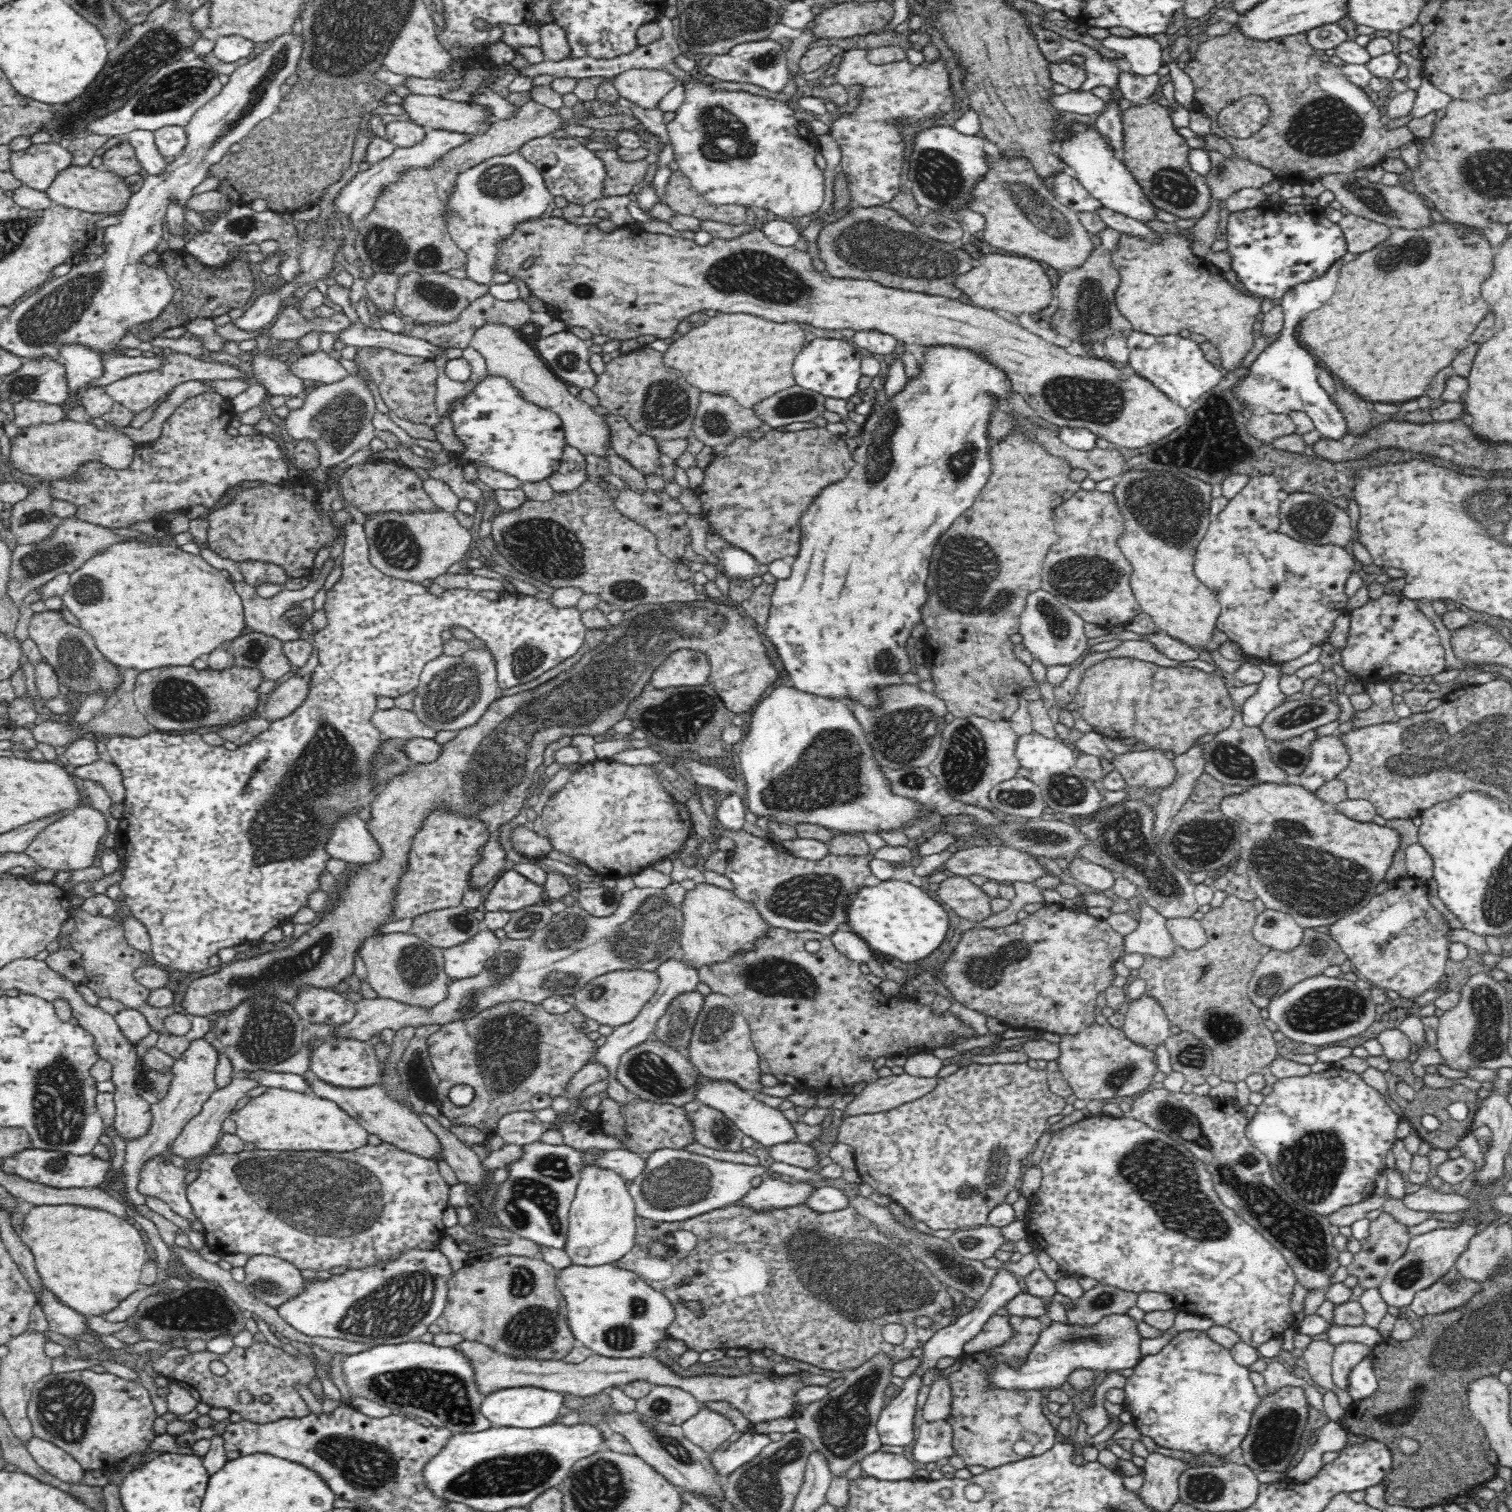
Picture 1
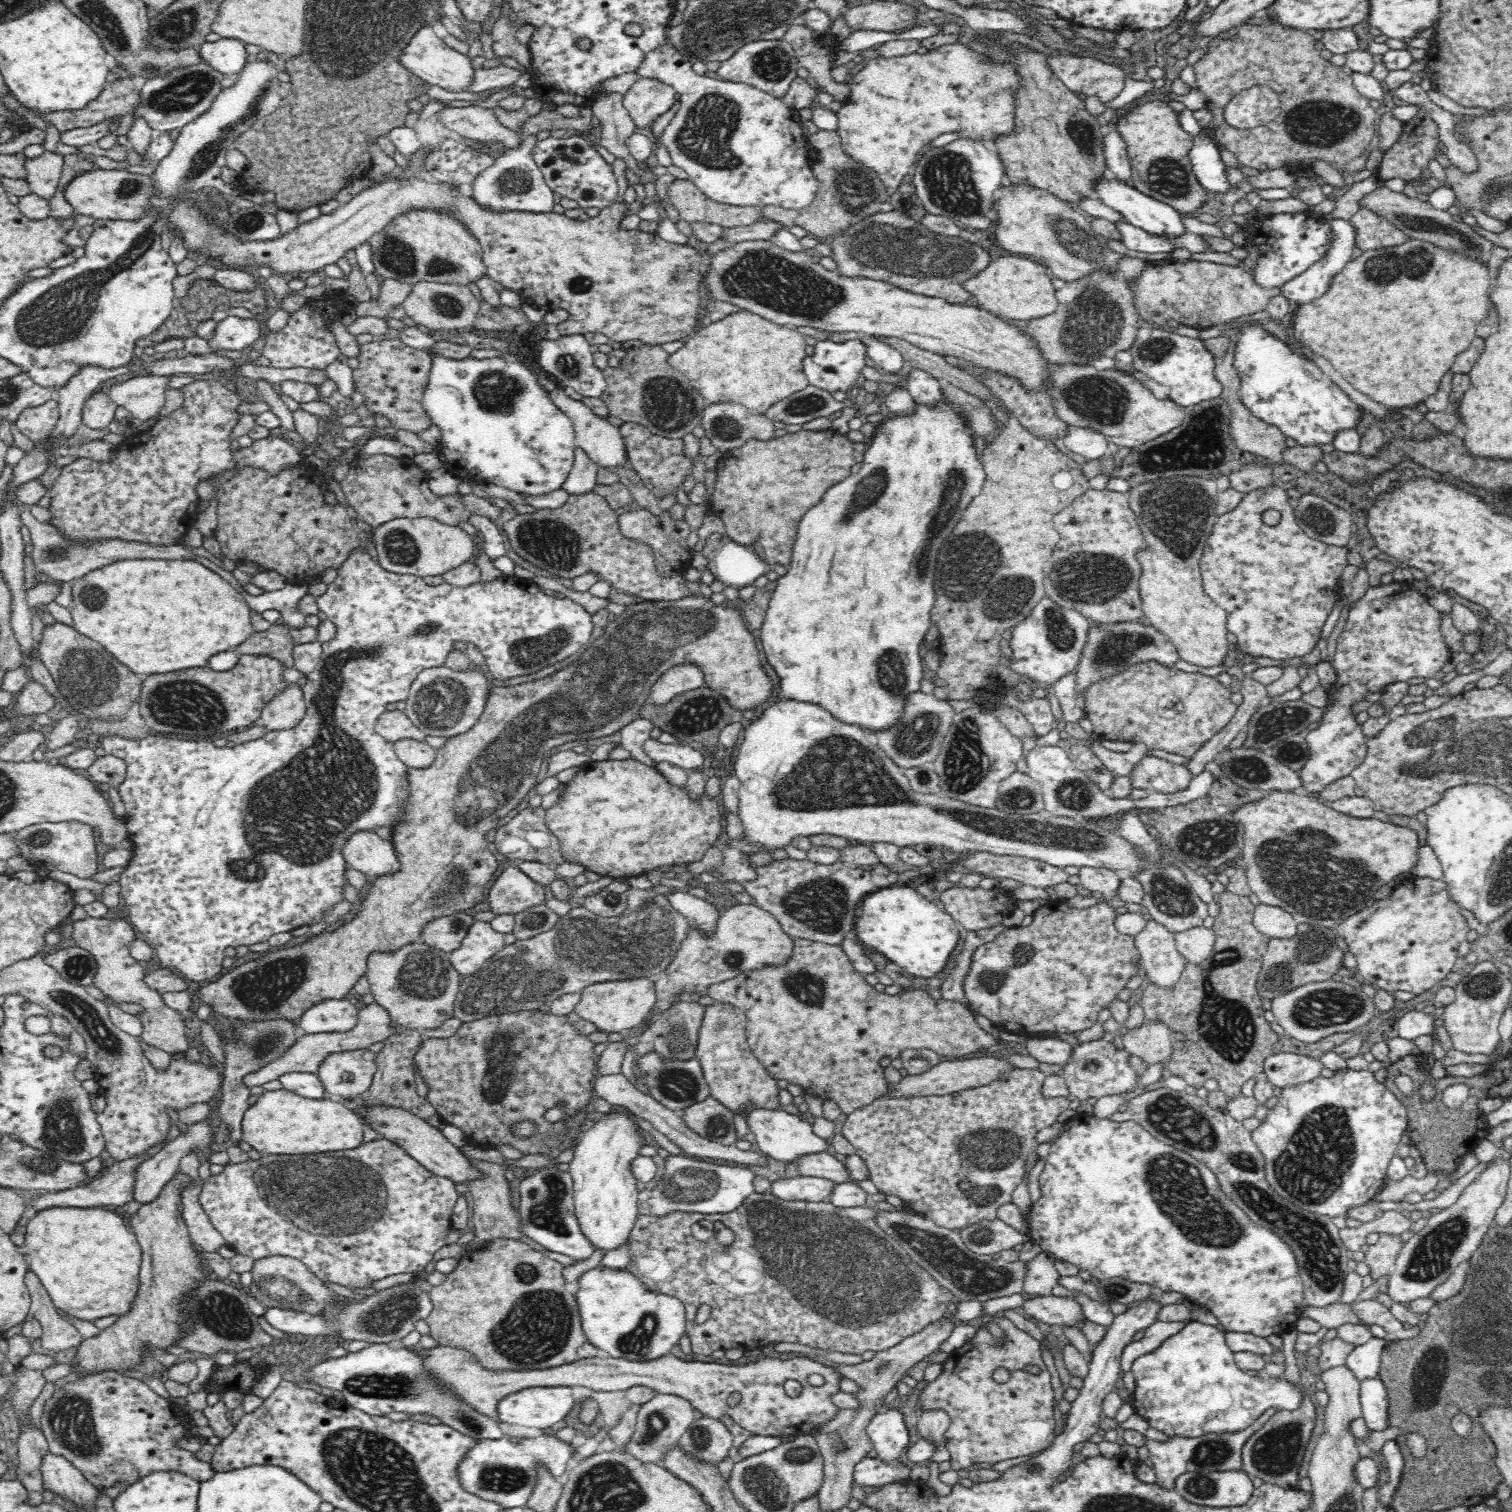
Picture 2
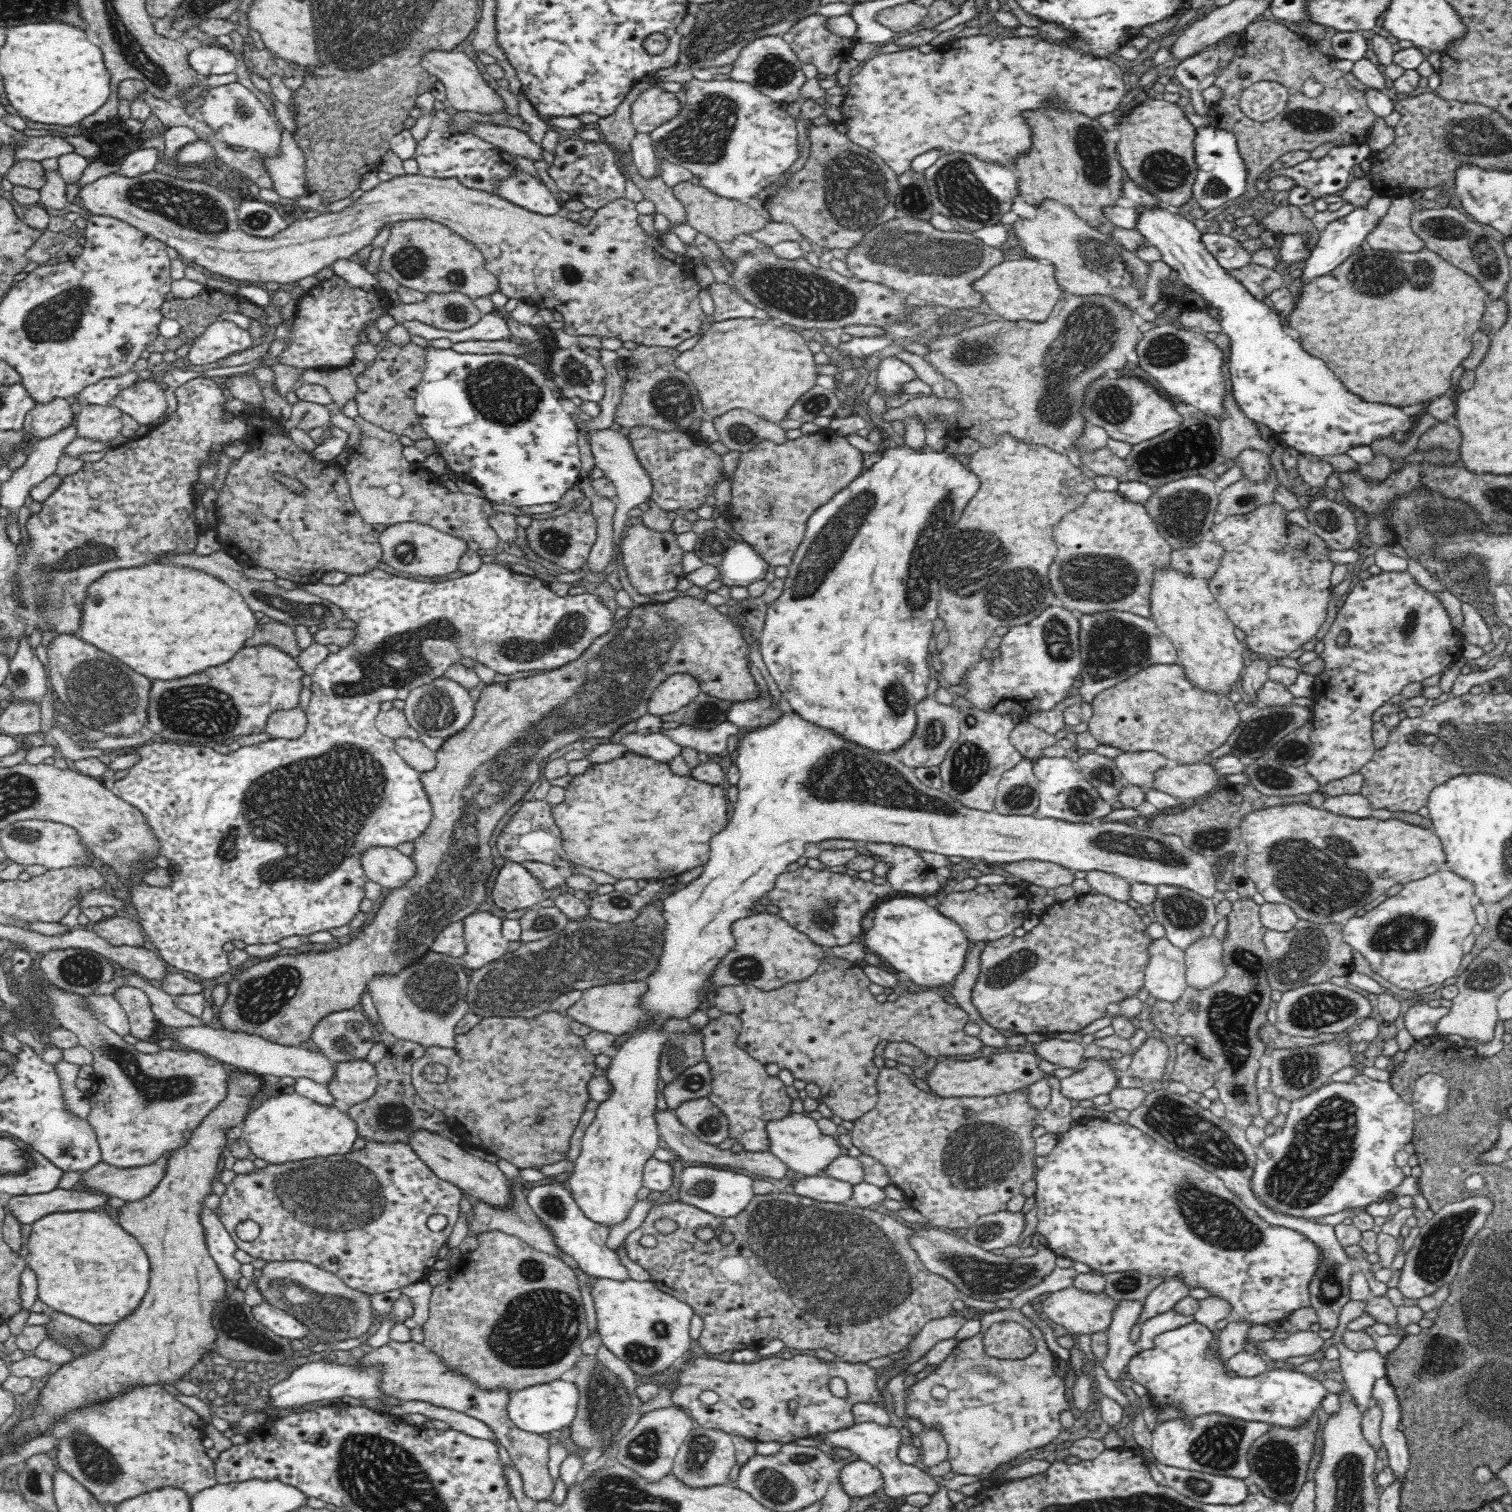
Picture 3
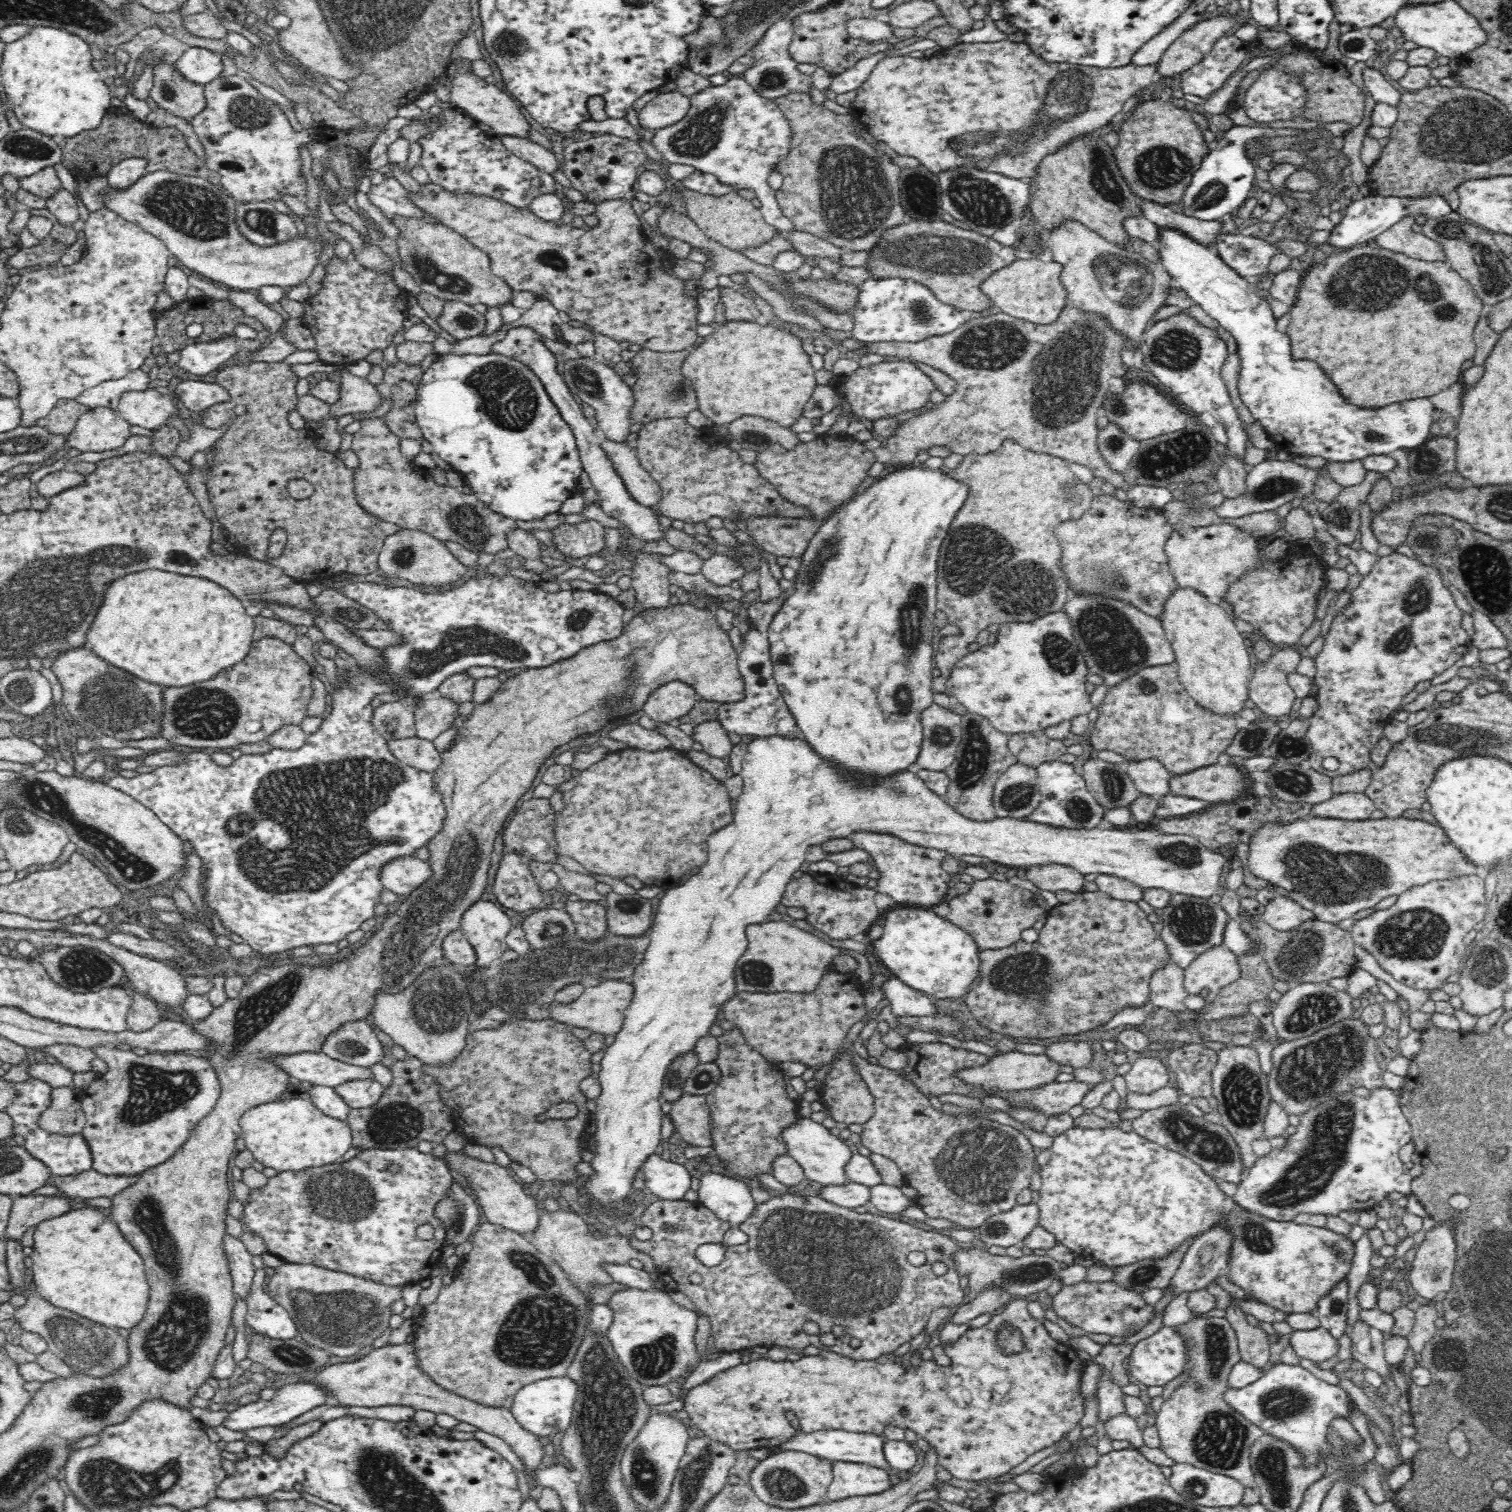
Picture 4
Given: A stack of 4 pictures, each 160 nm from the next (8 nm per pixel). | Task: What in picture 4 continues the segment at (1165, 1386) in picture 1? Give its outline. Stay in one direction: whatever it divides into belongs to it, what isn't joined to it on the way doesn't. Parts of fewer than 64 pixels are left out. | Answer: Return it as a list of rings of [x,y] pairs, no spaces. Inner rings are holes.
[[[1162,1327],[1157,1332],[1137,1342],[1128,1357],[1129,1373],[1135,1382],[1145,1387],[1164,1387],[1180,1375],[1187,1363],[1183,1340],[1172,1327]],[[1280,1361],[1268,1368],[1268,1372],[1262,1372],[1261,1377],[1247,1388],[1238,1391],[1230,1388],[1225,1399],[1265,1434],[1287,1442],[1299,1454],[1302,1468],[1326,1464],[1328,1456],[1330,1460],[1336,1458],[1328,1440],[1332,1420],[1352,1420],[1354,1410],[1354,1401],[1340,1384],[1328,1384],[1301,1365],[1293,1366]]]

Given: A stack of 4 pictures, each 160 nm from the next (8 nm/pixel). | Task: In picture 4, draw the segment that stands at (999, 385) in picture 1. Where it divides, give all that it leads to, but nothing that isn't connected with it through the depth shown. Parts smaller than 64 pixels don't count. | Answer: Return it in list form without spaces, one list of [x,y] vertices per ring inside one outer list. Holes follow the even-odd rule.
[[[922,464],[883,473],[861,494],[857,493],[846,504],[843,504],[834,515],[830,516],[823,526],[810,540],[806,552],[801,555],[802,561],[797,563],[794,590],[788,592],[780,612],[774,616],[767,630],[770,642],[770,656],[774,663],[774,678],[788,709],[793,714],[802,739],[809,747],[832,768],[842,772],[852,782],[872,788],[878,780],[892,779],[908,771],[908,766],[918,761],[923,742],[922,712],[935,704],[932,687],[932,648],[934,614],[937,612],[937,564],[940,544],[948,532],[948,524],[956,516],[958,508],[964,502],[966,488],[964,484],[954,482],[947,470],[928,470]]]

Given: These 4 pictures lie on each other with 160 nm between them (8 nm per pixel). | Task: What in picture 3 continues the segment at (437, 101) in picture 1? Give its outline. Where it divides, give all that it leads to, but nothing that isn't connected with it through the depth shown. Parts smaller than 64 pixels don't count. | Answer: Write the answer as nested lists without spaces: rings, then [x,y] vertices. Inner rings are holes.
[[[476,122],[471,126],[470,132],[514,156],[521,156],[533,163],[544,160],[544,148],[541,144],[536,144],[528,133],[514,127]]]

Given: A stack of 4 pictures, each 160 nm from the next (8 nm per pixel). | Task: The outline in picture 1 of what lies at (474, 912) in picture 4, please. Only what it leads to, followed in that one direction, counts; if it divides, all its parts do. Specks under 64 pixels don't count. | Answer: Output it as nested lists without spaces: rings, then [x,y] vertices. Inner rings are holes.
[[[483,928],[478,934],[465,940],[462,944],[442,949],[444,971],[452,980],[472,978],[484,970],[486,961],[492,958],[500,944],[501,939],[497,938],[492,931]]]

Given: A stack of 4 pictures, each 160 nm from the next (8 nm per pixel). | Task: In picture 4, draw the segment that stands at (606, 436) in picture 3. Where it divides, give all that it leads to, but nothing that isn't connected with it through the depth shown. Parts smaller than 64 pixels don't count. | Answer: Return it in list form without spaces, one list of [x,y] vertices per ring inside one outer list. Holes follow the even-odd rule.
[[[608,440],[603,442],[603,447],[632,497],[644,506],[659,506],[663,496],[660,485],[642,468],[637,452],[628,444]]]

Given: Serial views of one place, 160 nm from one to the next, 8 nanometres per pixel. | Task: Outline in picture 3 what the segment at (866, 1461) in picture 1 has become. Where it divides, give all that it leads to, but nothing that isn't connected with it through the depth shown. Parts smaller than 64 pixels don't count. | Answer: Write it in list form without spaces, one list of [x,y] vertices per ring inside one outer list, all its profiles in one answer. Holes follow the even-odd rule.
[[[864,1460],[849,1461],[840,1469],[841,1491],[850,1498],[862,1498],[878,1492],[882,1488],[883,1474]]]

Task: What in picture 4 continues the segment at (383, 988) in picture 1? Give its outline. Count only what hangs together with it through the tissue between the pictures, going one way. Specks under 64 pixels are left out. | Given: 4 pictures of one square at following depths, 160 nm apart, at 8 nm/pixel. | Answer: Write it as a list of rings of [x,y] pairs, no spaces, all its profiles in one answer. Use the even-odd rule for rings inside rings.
[[[456,965],[434,968],[426,971],[414,984],[398,994],[380,992],[376,995],[371,1022],[378,1026],[384,1034],[391,1036],[391,1040],[402,1046],[409,1056],[417,1058],[423,1065],[429,1067],[450,1067],[466,1048],[466,1040],[470,1030],[468,1017],[473,1014],[467,981],[460,974]]]

